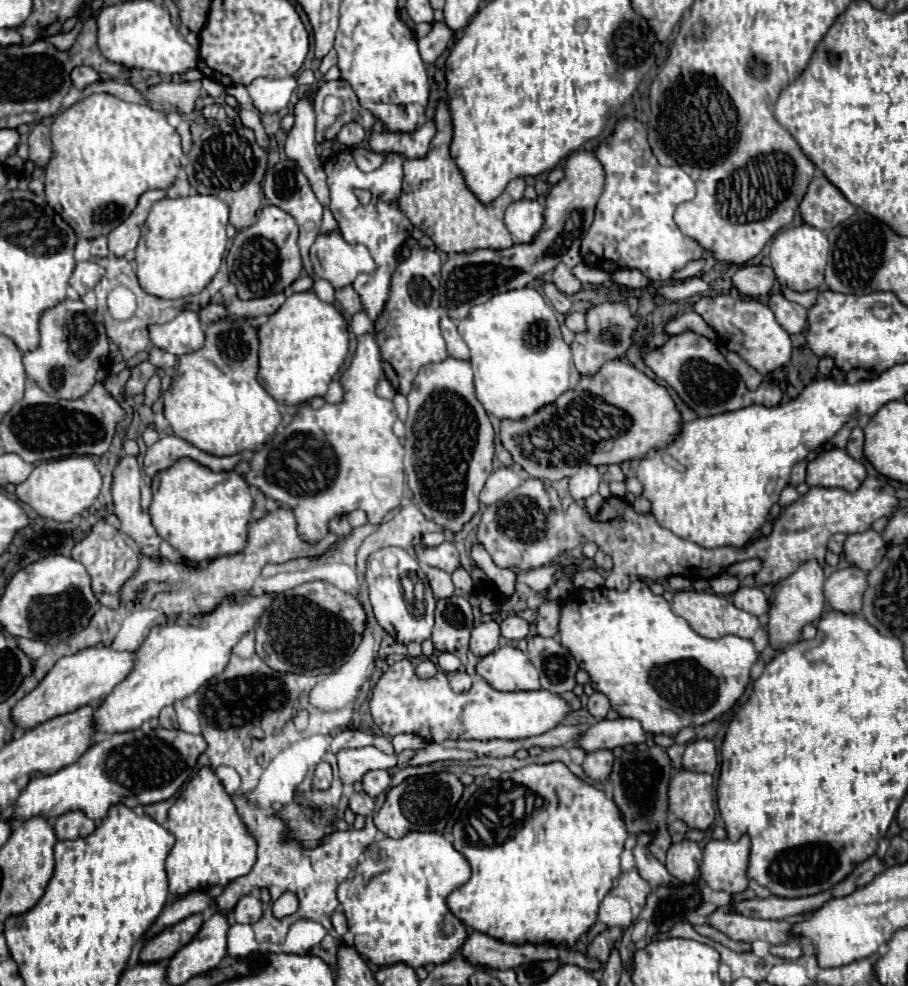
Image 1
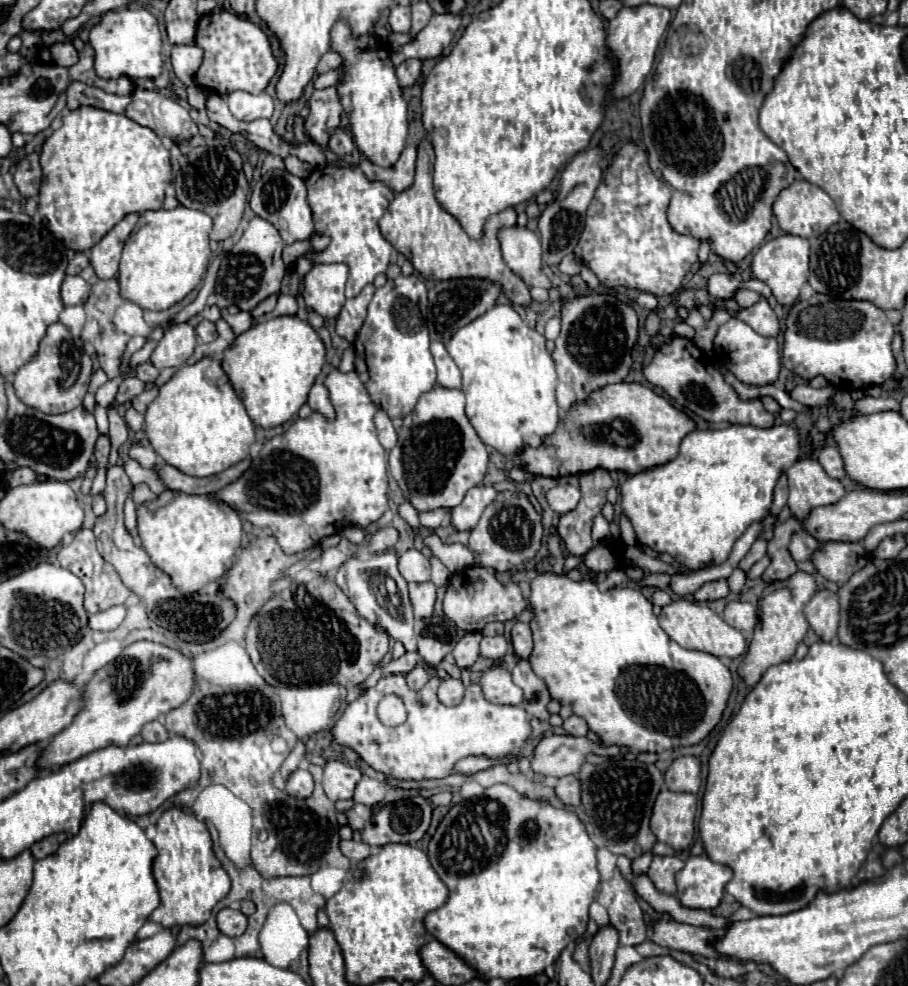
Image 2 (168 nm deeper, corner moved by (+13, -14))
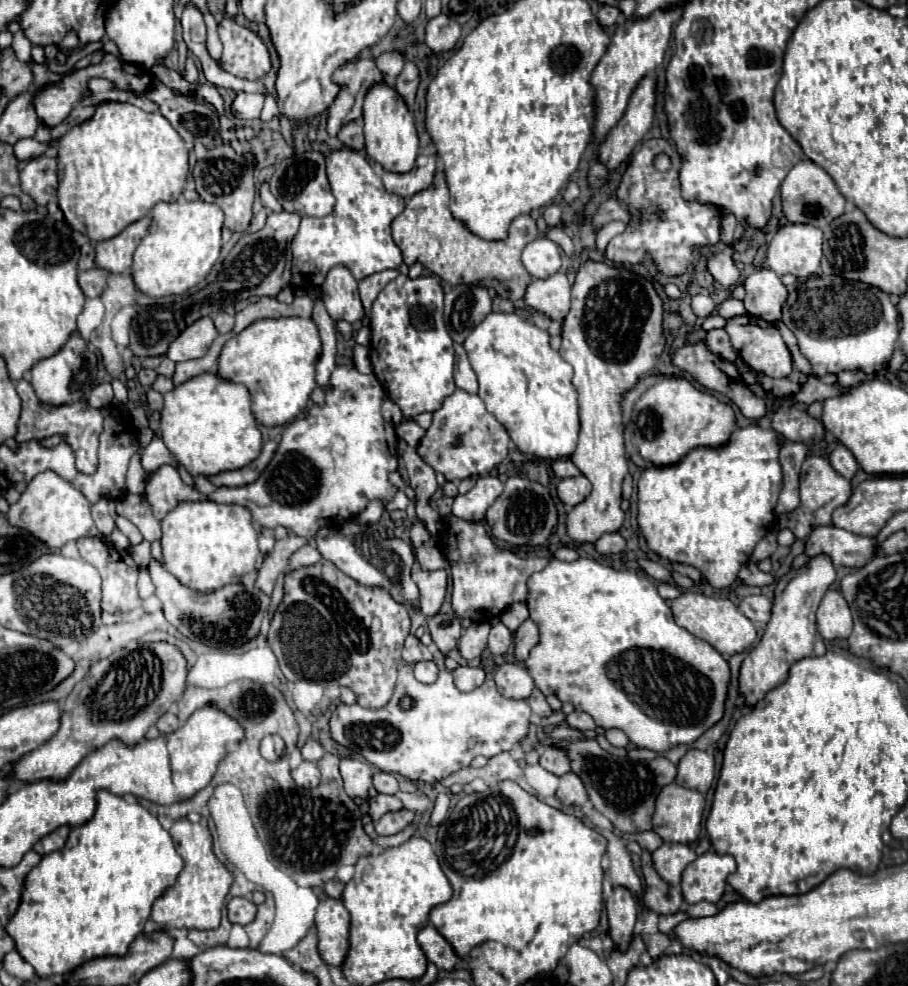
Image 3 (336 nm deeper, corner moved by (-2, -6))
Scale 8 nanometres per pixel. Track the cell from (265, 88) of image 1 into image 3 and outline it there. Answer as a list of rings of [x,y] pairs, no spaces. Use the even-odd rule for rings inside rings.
[[[237,92],[235,100],[231,102],[231,112],[235,118],[249,120],[249,118],[259,118],[263,108],[263,96],[261,94],[247,94],[247,92]]]

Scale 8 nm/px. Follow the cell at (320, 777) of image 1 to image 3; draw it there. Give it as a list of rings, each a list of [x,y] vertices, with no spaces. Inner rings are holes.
[[[305,760],[295,770],[291,770],[291,776],[293,776],[295,784],[301,788],[315,788],[319,784],[319,778],[321,778],[317,764],[305,762]]]

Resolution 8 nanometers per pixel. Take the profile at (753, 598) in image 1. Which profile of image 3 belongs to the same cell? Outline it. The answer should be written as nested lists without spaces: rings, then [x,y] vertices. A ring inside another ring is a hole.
[[[763,594],[759,596],[747,596],[741,600],[739,610],[757,626],[765,626],[767,620],[771,618],[771,600],[765,598]]]

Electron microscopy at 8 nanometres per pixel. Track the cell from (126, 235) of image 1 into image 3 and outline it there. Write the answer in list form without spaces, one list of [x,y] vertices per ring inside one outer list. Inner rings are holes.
[[[141,218],[141,220],[133,222],[131,226],[127,226],[115,238],[97,242],[95,266],[103,268],[107,272],[113,272],[113,274],[125,272],[131,266],[133,252],[135,252],[139,240],[143,240],[143,236],[147,234],[149,224],[151,224],[151,218]]]

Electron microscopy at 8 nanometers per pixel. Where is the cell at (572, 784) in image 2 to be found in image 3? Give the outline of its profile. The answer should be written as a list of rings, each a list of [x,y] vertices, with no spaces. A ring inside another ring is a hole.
[[[567,772],[567,776],[559,778],[559,788],[555,796],[561,800],[563,806],[573,808],[581,808],[587,802],[587,790],[579,780],[579,776],[575,776],[573,772]]]

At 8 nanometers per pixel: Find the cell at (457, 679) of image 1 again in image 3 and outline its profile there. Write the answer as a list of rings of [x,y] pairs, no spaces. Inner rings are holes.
[[[457,666],[453,670],[455,686],[463,692],[471,692],[479,688],[485,682],[485,670],[483,668],[473,668],[473,666]]]

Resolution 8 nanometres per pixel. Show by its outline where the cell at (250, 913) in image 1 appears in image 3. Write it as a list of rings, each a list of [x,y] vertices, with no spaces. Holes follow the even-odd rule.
[[[233,898],[227,904],[227,916],[231,924],[245,926],[255,918],[255,914],[257,914],[257,906],[247,898]]]

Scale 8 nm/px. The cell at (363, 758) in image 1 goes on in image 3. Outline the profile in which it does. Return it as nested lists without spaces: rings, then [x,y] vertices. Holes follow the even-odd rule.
[[[343,758],[341,764],[339,764],[339,770],[341,770],[343,782],[345,782],[345,792],[351,798],[357,798],[357,796],[365,798],[367,790],[373,786],[371,784],[371,776],[373,776],[371,766],[363,760]]]

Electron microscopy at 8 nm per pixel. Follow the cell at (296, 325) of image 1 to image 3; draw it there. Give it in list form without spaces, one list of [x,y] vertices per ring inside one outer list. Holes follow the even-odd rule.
[[[267,318],[247,326],[229,338],[221,350],[217,376],[247,386],[253,400],[253,416],[271,428],[297,418],[315,390],[315,364],[321,354],[321,338],[311,318]]]

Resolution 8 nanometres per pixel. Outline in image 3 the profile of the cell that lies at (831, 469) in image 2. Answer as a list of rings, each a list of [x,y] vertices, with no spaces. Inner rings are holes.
[[[841,444],[829,454],[829,462],[831,462],[833,470],[839,472],[839,474],[841,474],[843,478],[847,478],[847,480],[851,480],[851,478],[855,476],[857,468],[859,468],[859,464],[857,464],[857,460],[853,458],[853,454],[851,454],[845,446],[841,446]]]

